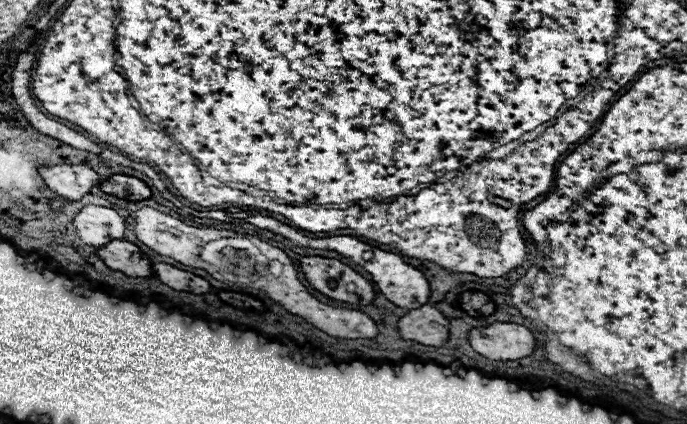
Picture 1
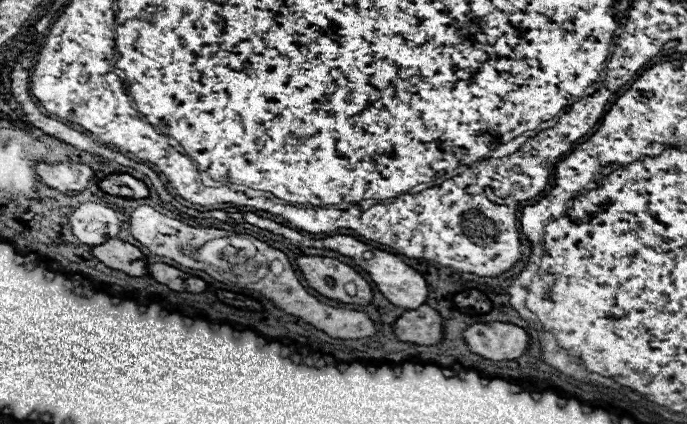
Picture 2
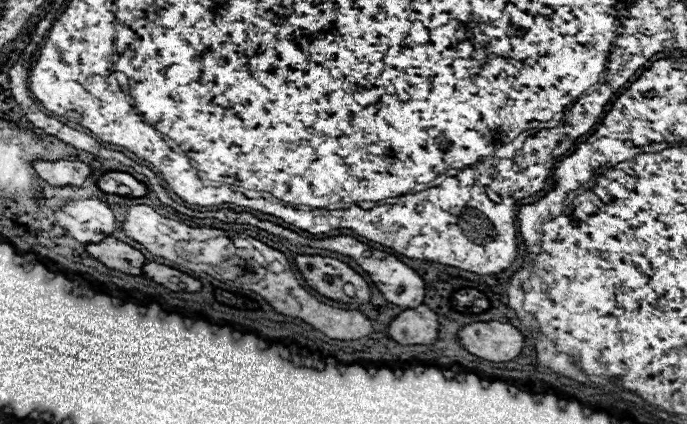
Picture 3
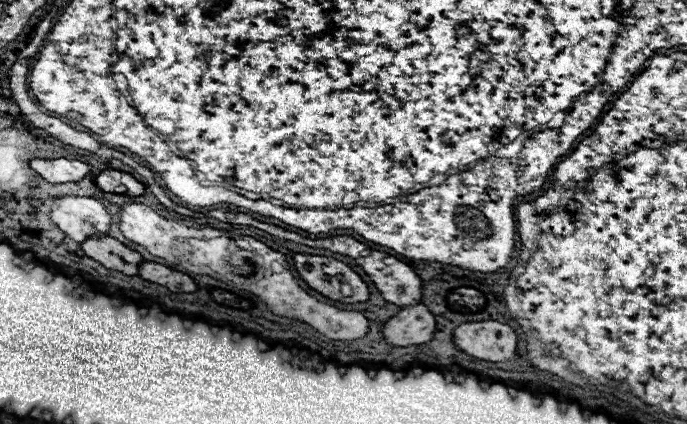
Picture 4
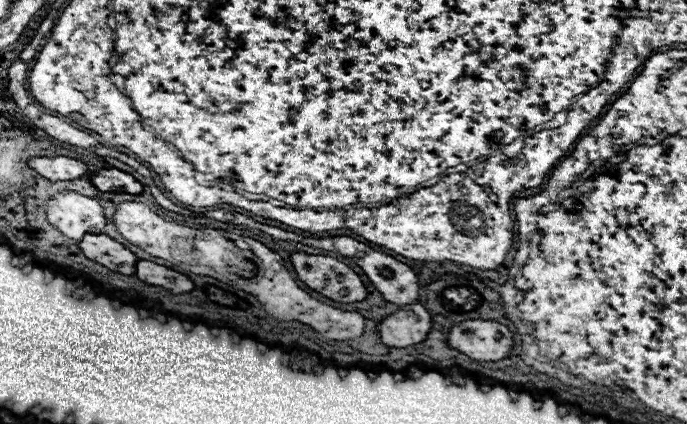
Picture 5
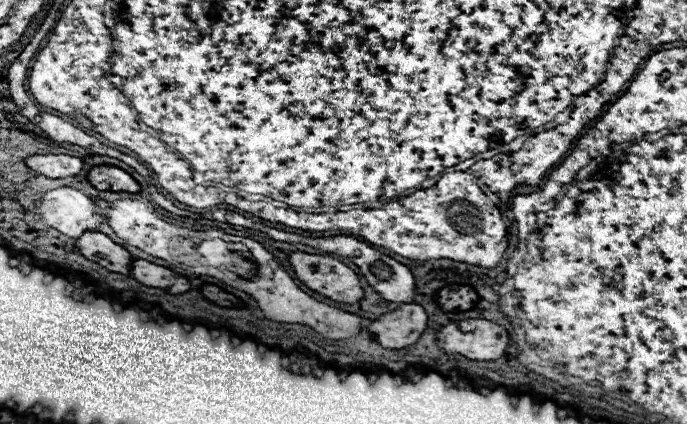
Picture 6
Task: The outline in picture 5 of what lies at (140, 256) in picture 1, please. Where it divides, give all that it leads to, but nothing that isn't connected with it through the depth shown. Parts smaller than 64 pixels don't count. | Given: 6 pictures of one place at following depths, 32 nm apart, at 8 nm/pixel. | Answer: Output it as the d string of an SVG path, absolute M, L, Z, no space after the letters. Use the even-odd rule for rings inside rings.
M106 234L84 236L78 246L86 254L86 258L100 262L102 266L106 266L114 272L120 272L120 274L126 274L126 276L136 272L136 262L140 258Z

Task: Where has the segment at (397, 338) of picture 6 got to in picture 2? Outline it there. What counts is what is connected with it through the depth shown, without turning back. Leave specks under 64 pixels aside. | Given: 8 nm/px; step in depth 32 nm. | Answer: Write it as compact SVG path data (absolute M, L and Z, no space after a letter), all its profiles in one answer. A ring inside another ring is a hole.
M422 304L416 310L406 310L396 320L394 334L402 342L434 346L444 340L444 320L434 308Z

